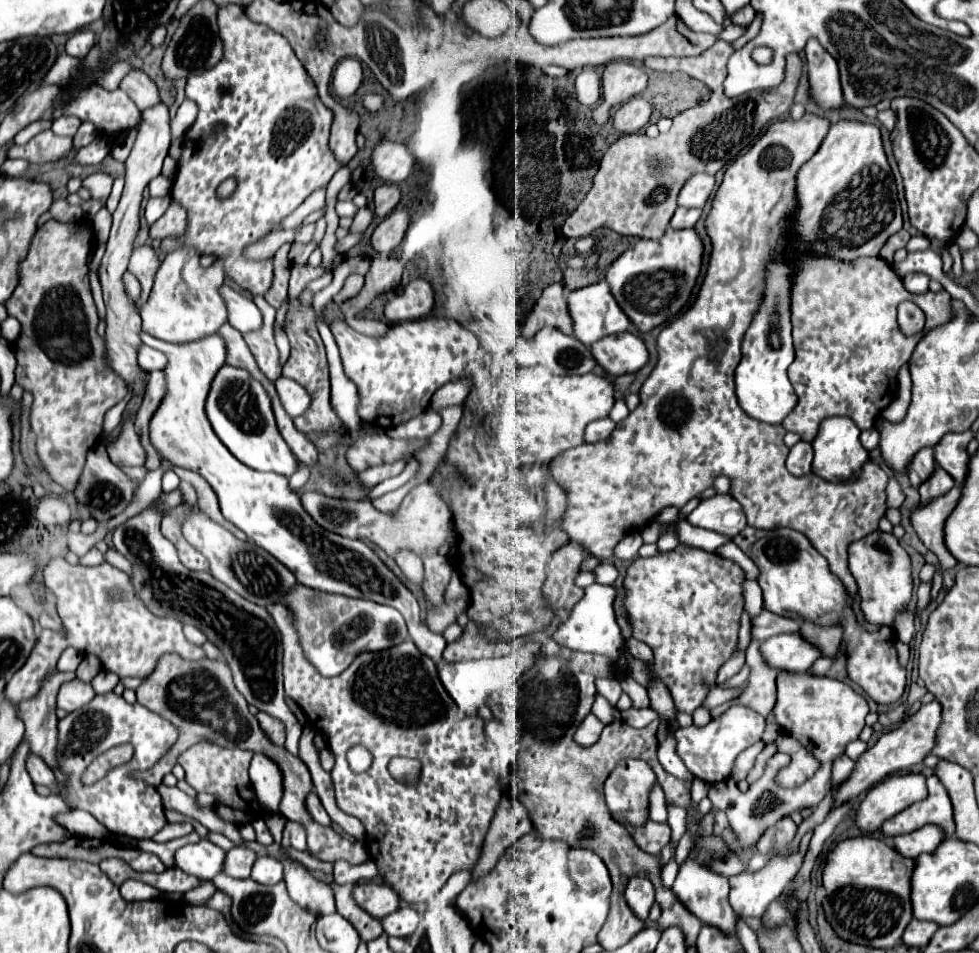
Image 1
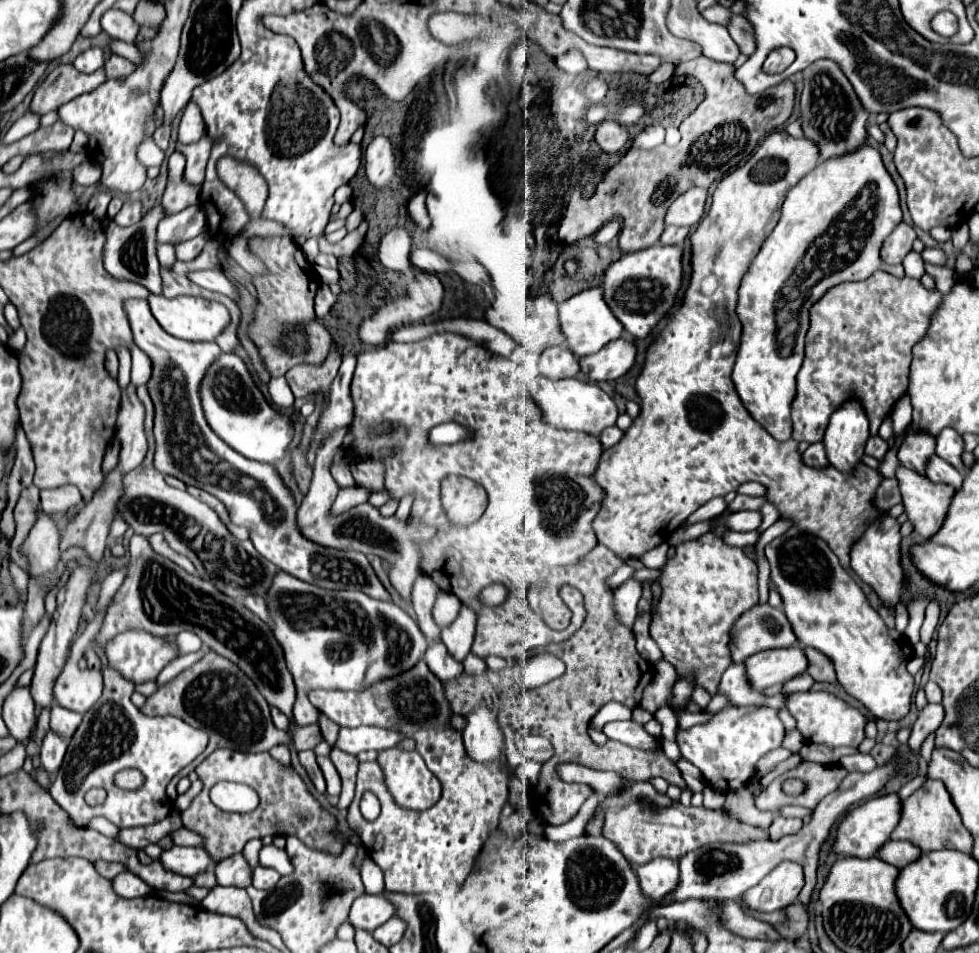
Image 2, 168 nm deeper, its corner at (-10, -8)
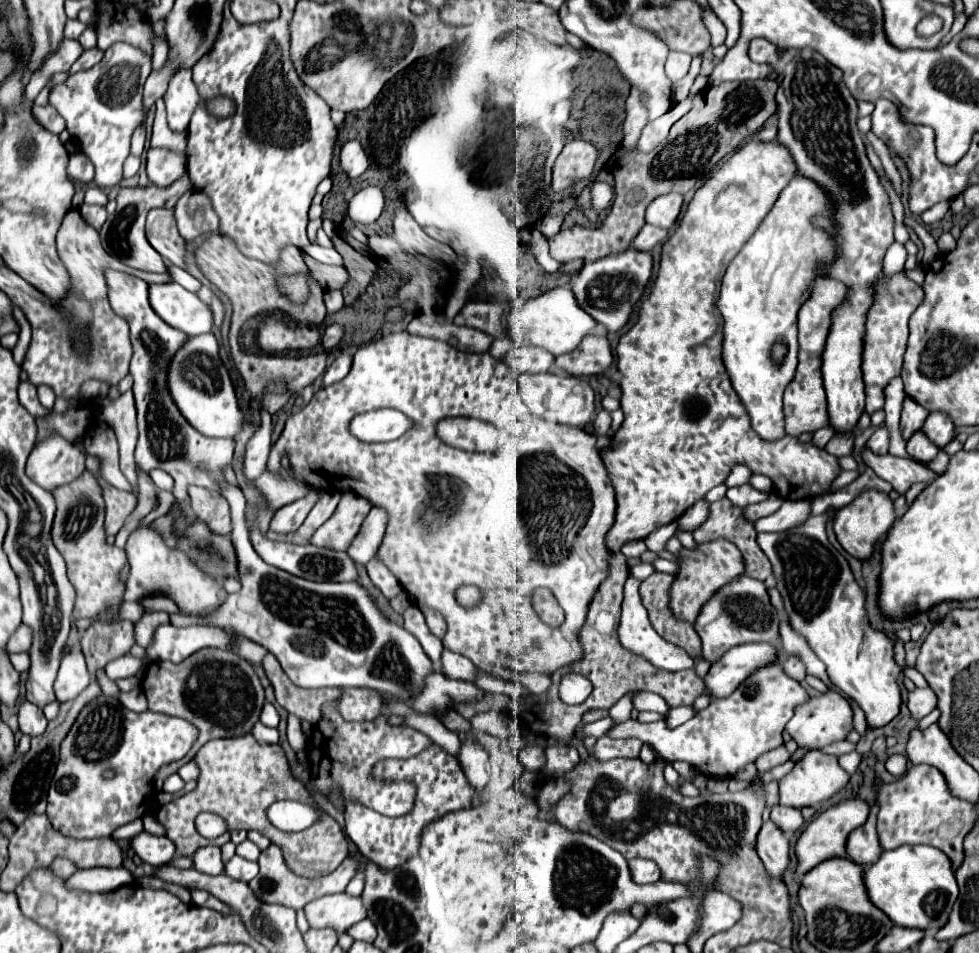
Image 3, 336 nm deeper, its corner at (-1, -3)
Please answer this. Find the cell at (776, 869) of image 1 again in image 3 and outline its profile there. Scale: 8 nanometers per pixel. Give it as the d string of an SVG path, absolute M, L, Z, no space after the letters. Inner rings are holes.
M764 822L758 840L756 840L756 852L764 866L768 866L768 874L774 878L782 878L788 862L790 862L790 844L784 832L772 822Z

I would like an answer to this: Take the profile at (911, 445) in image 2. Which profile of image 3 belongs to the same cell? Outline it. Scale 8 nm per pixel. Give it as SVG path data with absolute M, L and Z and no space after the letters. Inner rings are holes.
M906 396L904 400L904 408L902 408L902 418L900 418L900 432L904 436L904 440L908 436L912 436L912 432L920 430L924 420L928 418L928 410L922 408L918 402L914 402L910 396Z

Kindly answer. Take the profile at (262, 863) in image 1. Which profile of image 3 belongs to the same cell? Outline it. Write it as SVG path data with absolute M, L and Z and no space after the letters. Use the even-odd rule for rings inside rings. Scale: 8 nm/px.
M232 856L226 864L224 864L224 874L234 878L234 880L242 880L242 882L250 882L258 872L258 864L244 860L240 856Z

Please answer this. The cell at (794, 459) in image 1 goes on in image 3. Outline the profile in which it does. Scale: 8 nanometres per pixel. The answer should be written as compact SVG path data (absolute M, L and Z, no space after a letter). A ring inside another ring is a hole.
M826 426L826 428L822 428L822 430L816 430L816 432L814 432L812 442L814 442L818 448L824 448L824 446L826 446L826 442L828 442L832 436L834 436L834 430L830 430L830 426Z

